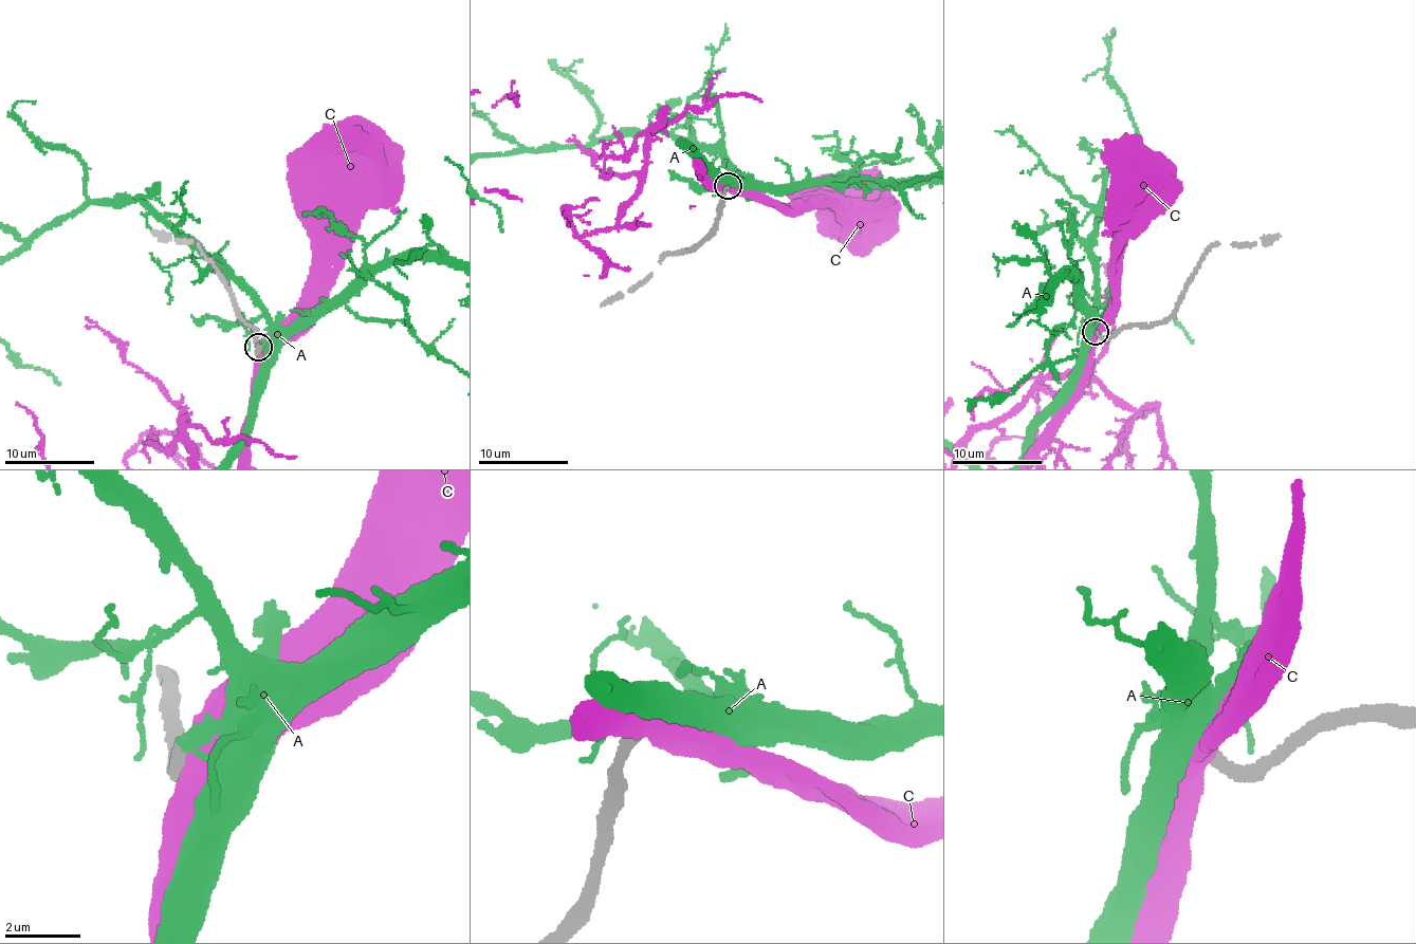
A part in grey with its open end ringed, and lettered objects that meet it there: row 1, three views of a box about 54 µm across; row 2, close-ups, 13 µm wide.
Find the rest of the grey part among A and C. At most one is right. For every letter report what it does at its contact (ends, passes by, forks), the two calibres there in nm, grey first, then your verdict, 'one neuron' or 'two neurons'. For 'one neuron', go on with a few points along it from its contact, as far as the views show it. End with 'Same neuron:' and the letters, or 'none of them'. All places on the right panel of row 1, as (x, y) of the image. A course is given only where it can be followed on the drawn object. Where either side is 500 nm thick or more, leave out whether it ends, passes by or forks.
A: it ends there; 380 nm thick on the grey side, 360 nm on the other; one neuron
C: 400 nm thick on the grey side, 850 nm on the other; two neurons
Same neuron: A

